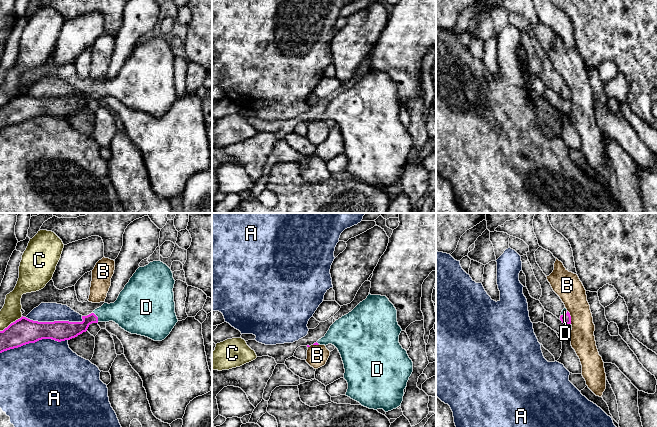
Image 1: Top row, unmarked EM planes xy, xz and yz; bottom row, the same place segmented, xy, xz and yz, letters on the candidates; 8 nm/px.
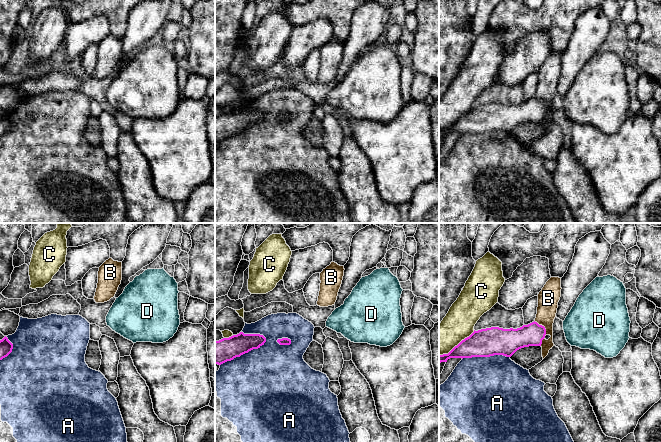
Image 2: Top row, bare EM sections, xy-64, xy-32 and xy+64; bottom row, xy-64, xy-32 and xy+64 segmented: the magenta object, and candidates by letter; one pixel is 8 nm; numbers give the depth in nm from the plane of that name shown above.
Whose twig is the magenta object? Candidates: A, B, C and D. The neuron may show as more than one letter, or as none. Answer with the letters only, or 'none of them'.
D

